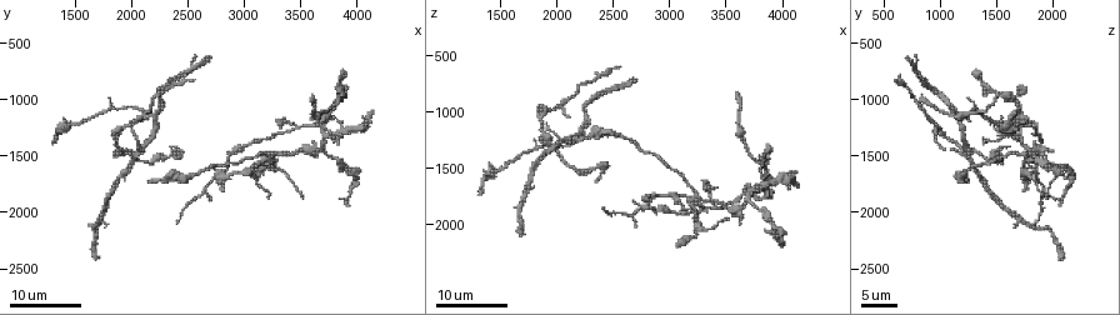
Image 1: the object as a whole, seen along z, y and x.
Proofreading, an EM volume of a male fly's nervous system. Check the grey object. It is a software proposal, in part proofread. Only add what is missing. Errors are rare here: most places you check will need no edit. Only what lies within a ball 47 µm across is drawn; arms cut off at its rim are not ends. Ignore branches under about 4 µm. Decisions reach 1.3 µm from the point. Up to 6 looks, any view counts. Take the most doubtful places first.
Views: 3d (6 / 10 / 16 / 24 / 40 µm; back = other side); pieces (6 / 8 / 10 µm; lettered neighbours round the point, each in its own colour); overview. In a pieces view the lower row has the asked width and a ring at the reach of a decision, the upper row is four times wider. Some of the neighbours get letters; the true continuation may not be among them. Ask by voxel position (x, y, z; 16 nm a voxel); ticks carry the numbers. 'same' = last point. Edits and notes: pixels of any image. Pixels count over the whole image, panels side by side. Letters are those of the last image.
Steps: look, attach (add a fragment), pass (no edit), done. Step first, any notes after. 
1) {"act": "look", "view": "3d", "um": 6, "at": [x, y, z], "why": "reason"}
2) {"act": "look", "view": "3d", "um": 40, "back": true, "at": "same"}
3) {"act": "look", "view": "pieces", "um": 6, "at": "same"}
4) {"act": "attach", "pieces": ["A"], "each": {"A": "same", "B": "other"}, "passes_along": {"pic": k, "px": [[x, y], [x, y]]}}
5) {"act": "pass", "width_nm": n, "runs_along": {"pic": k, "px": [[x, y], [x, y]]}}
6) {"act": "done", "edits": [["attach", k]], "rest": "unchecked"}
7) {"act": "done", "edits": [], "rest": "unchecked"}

{"act": "look", "view": "3d", "um": 16, "at": [2100, 1440, 1060], "why": "tapers out"}

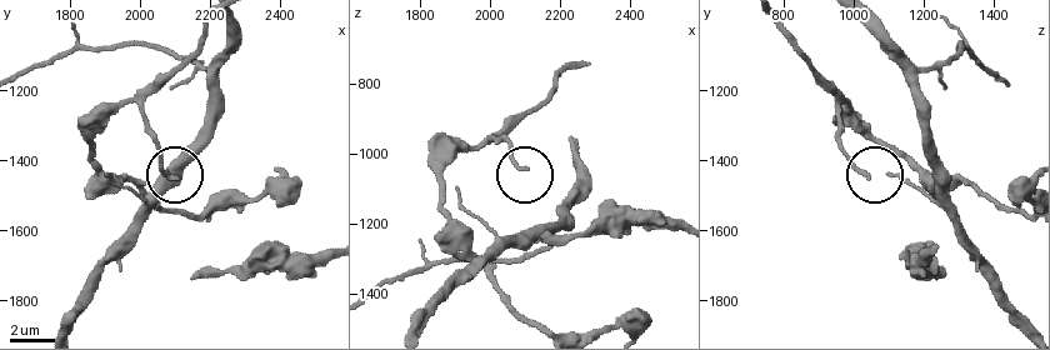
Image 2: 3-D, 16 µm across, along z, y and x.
{"act": "look", "view": "pieces", "um": 6, "at": [2100, 1450, 1050]}

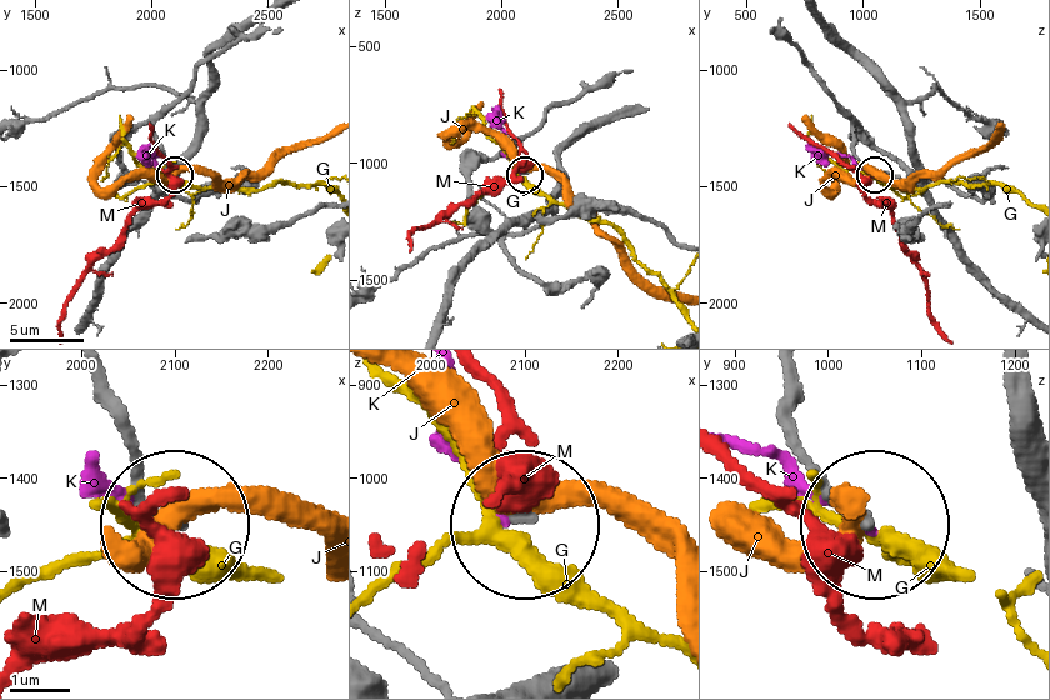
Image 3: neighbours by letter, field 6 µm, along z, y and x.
{"act": "pass", "width_nm": 170, "each": {"G": "other", "J": "other", "K": "other", "M": "other"}, "found": "no lettered fragment goes on from it"}

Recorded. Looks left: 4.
{"act": "look", "view": "3d", "um": 24, "at": [2820, 1820, 1740], "why": "branch stops here"}

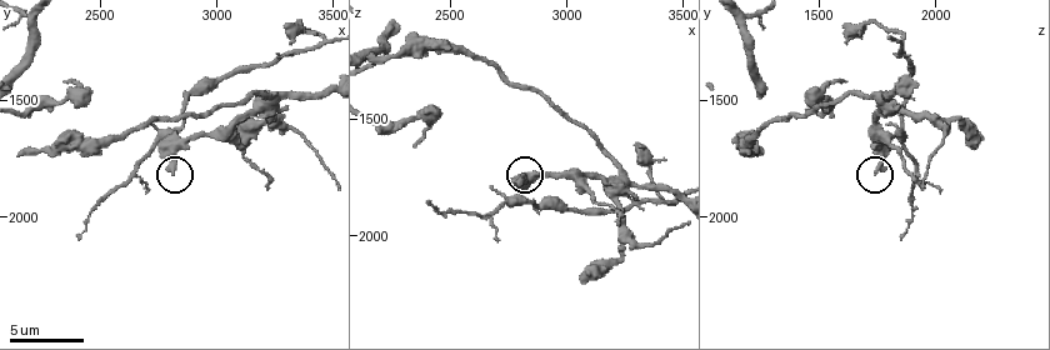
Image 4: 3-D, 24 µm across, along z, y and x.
{"act": "look", "view": "pieces", "um": 10, "at": [2800, 1800, 1750], "why": "what lies round it"}

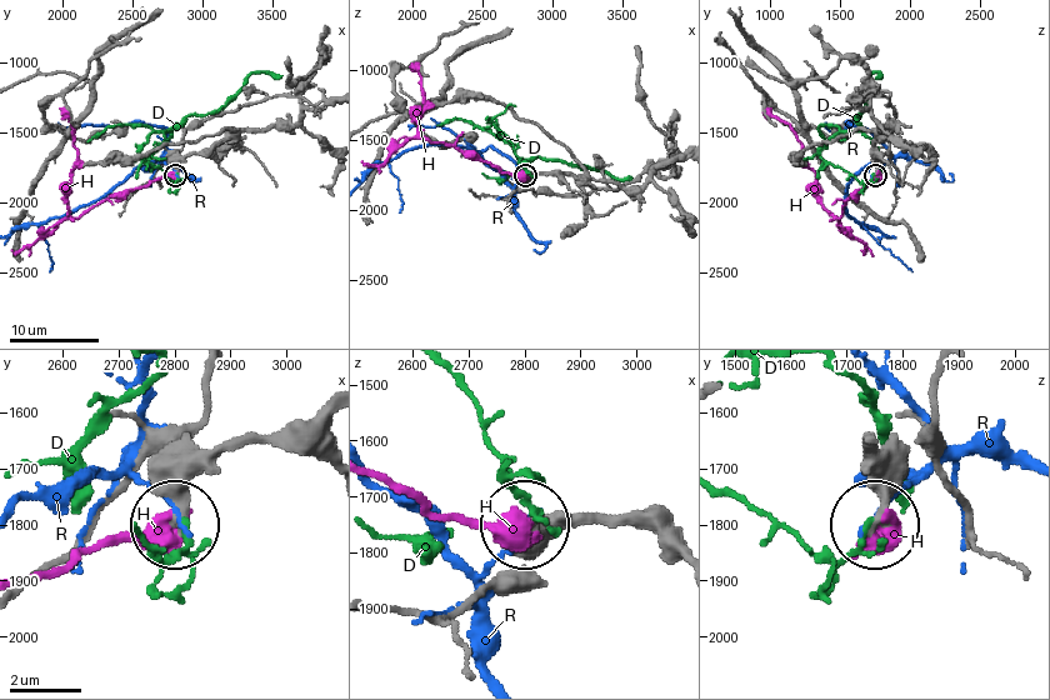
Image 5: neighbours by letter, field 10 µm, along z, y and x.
{"act": "pass", "width_nm": 300, "each": {"D": "other", "H": "other", "R": "other"}, "runs_along": {"pic": 5, "px": [[329, 403], [303, 423], [221, 453], [189, 489], [180, 521]]}, "found": "no lettered fragment goes on from it"}

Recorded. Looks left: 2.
{"act": "look", "view": "3d", "um": 6, "at": [2350, 1420, 1620], "why": "tapers out"}

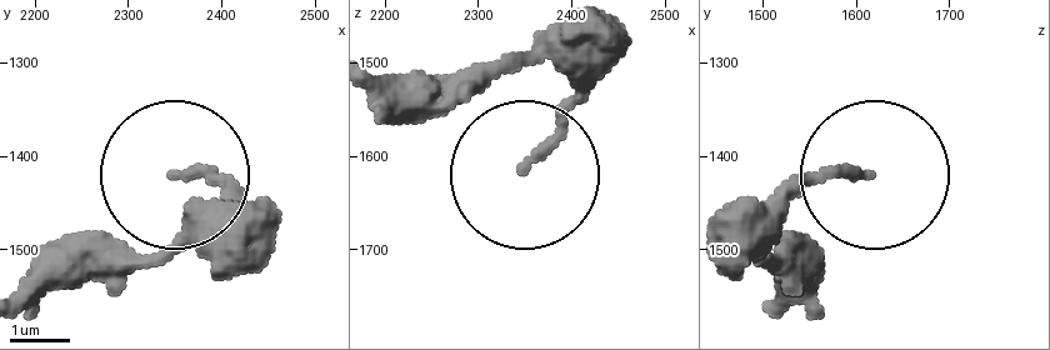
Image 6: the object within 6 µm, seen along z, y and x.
{"act": "look", "view": "pieces", "um": 6, "at": [2350, 1415, 1610], "why": "what lies round it"}

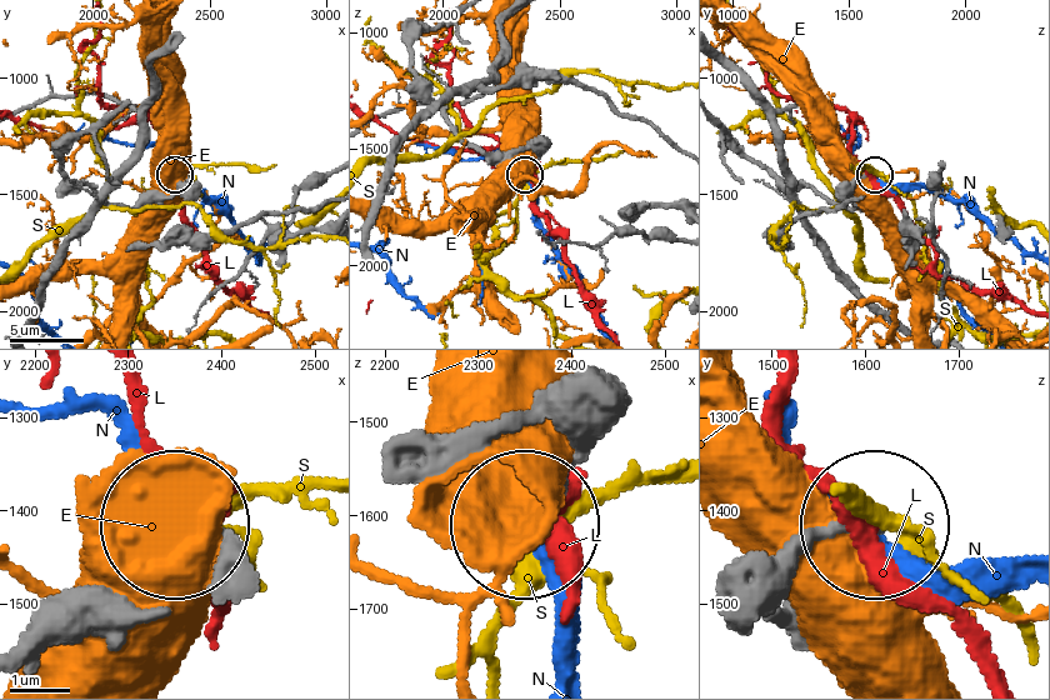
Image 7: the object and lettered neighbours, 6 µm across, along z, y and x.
{"act": "pass", "width_nm": 160, "each": {"E": "other", "L": "other", "N": "other", "S": "other"}, "found": "none of them fits"}

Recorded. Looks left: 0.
{"act": "done", "edits": [], "rest": "unchecked"}

